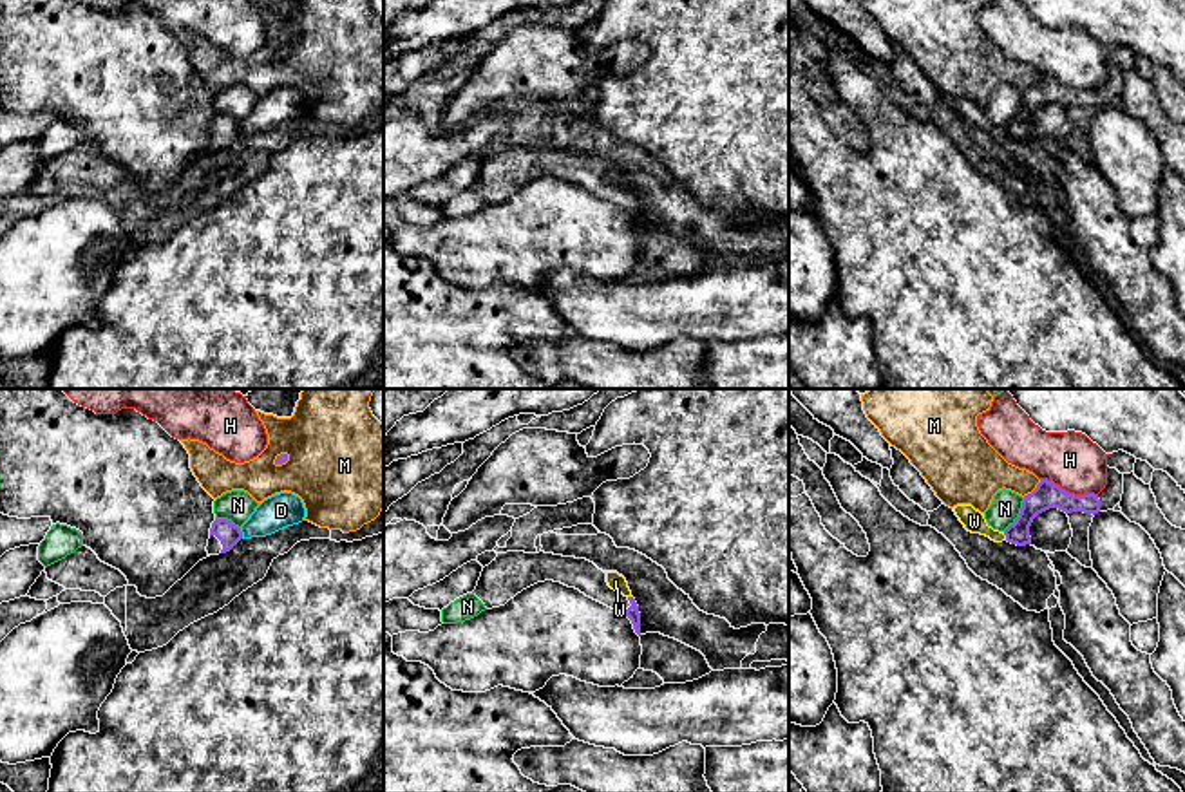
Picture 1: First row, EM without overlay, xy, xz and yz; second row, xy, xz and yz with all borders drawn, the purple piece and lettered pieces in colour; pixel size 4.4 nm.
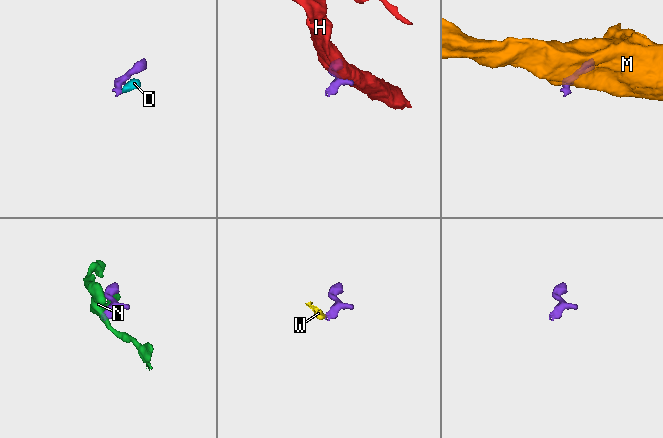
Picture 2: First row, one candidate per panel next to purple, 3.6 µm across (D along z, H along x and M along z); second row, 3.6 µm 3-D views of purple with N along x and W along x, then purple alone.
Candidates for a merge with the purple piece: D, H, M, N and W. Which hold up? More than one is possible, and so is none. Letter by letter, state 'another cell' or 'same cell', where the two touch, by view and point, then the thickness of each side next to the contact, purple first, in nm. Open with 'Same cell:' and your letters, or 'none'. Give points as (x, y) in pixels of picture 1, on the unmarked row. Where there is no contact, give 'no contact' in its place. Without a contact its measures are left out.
Same cell: none
D: another cell; meets purple in xy at (241, 129); 100 nm thick on the purple side, 160 nm on the other
H: another cell; meets purple in yz at (1068, 87); 120 nm thick on the purple side, 240 nm on the other
M: another cell; meets purple in yz at (1033, 85); 120 nm thick on the purple side, 220 nm on the other
N: another cell; meets purple in yz at (1019, 111); 120 nm thick on the purple side, 140 nm on the other
W: another cell; meets purple in yz at (1004, 129); 120 nm thick on the purple side, 100 nm on the other

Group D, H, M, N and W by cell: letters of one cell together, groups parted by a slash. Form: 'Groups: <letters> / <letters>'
Groups: D W / H / M / N

